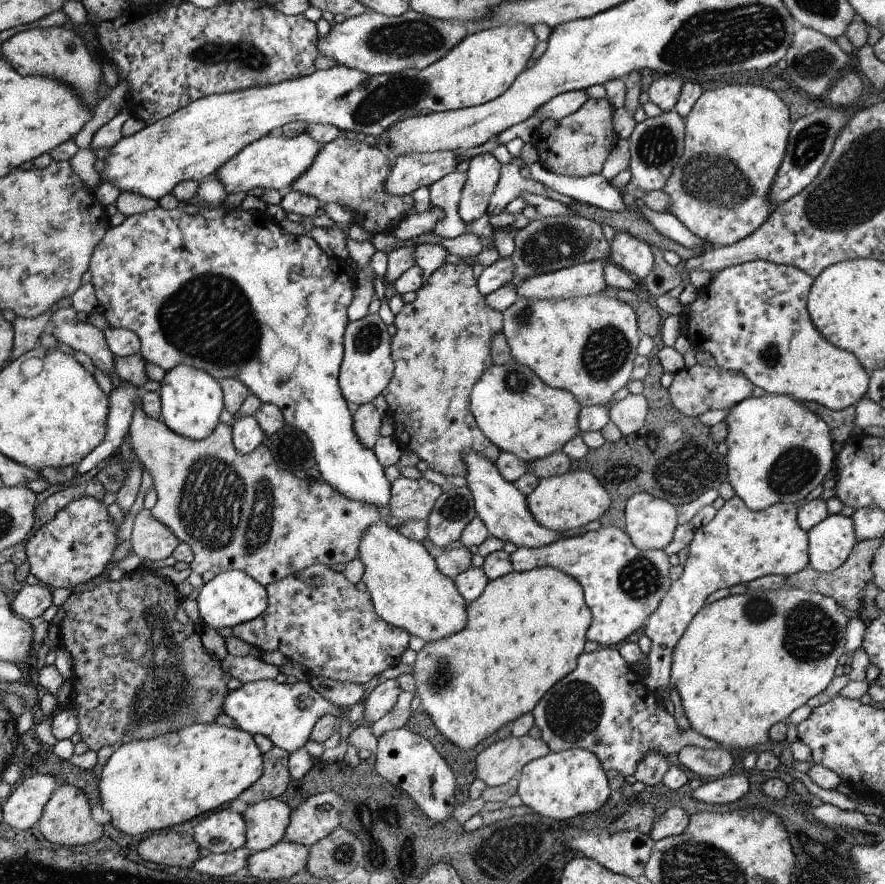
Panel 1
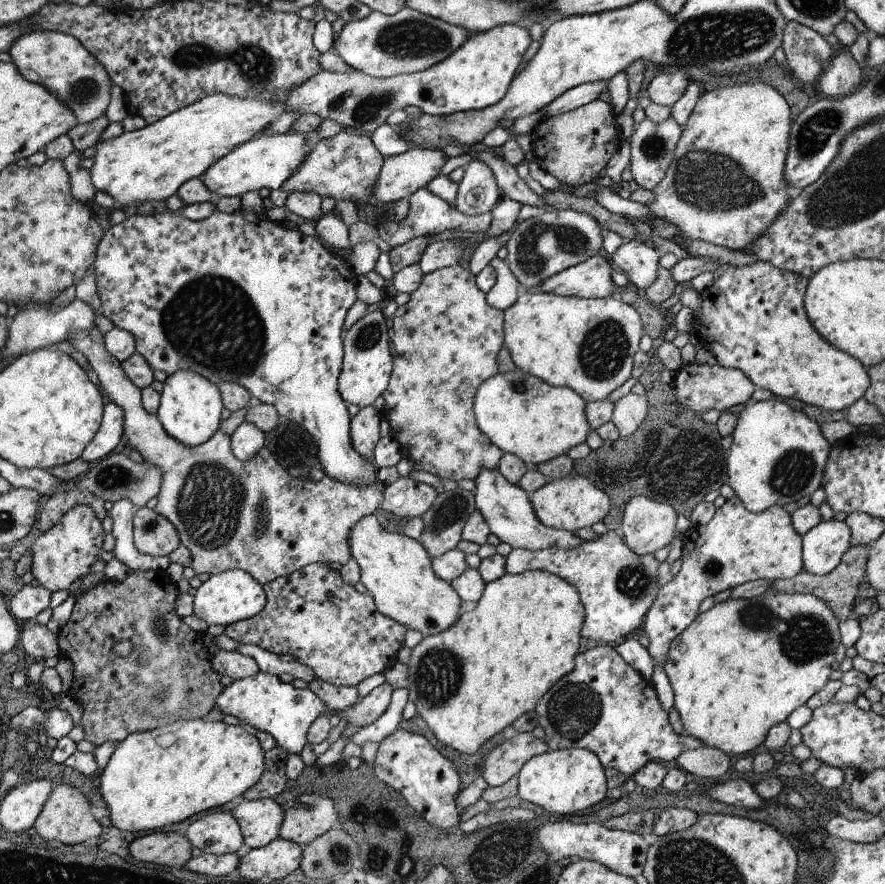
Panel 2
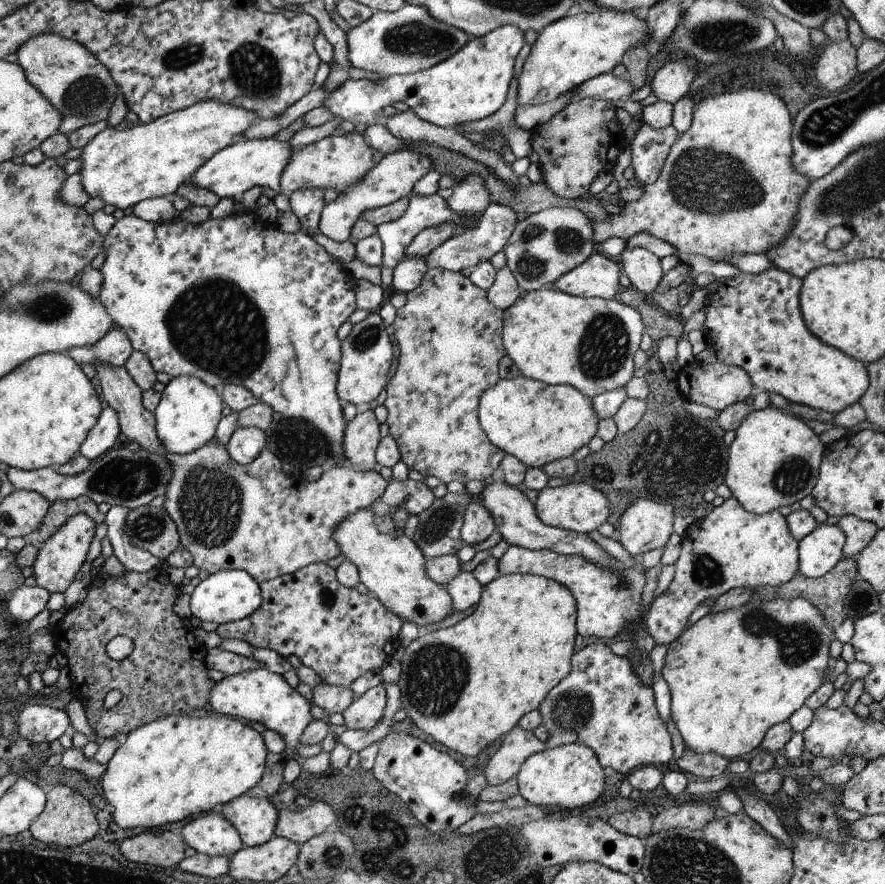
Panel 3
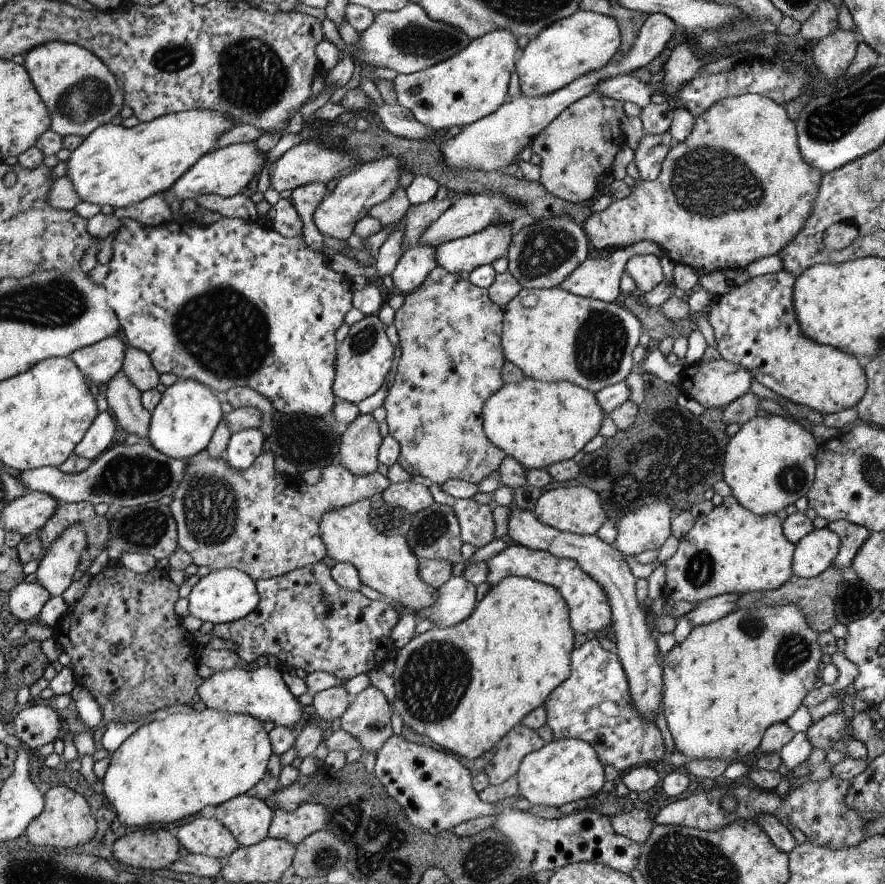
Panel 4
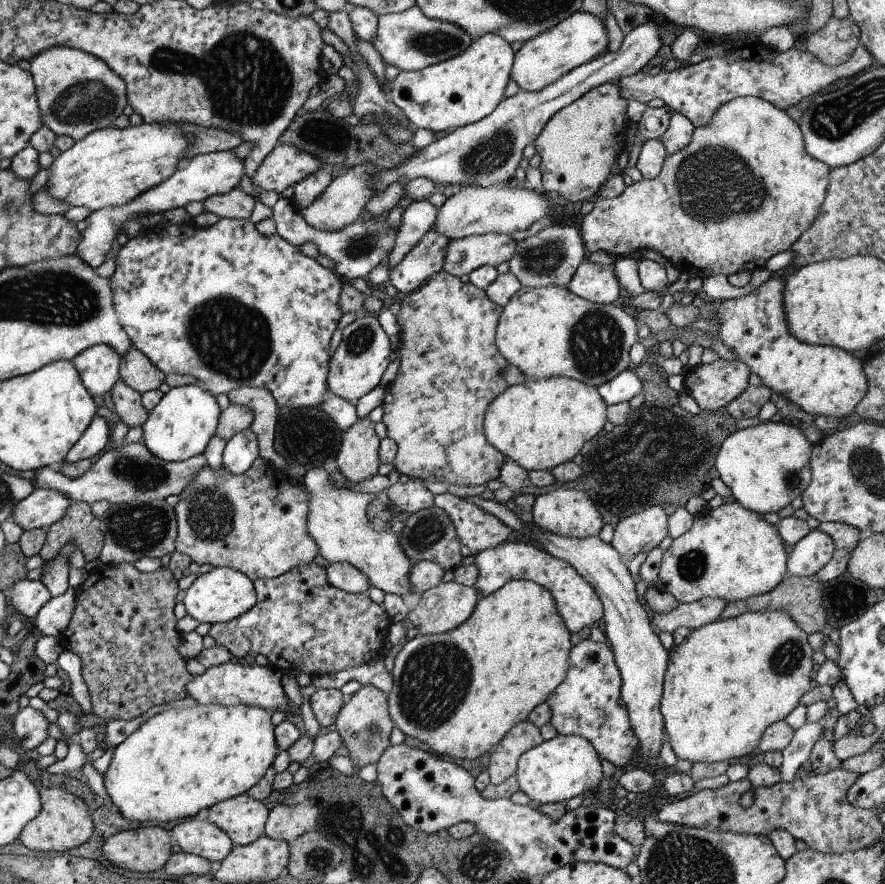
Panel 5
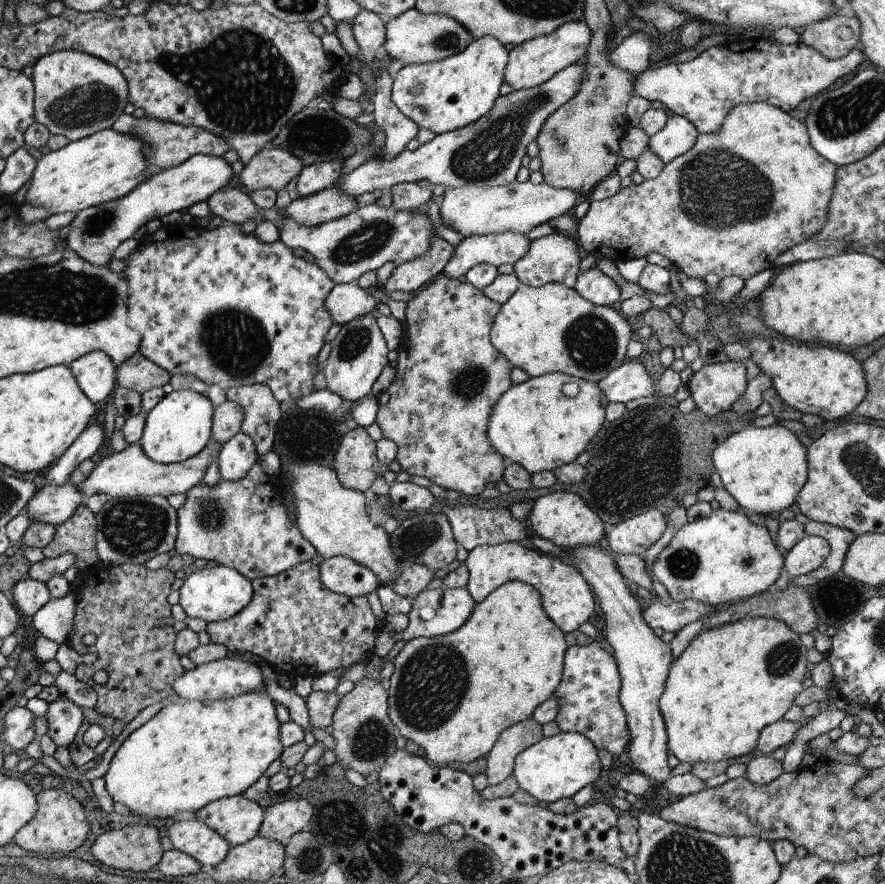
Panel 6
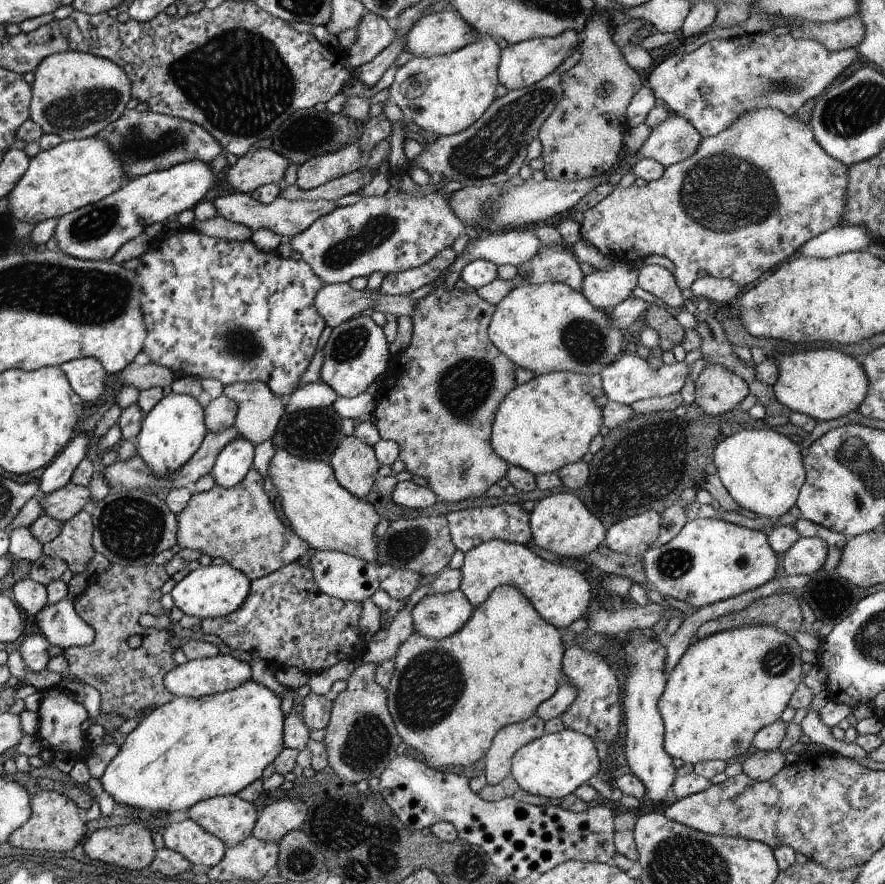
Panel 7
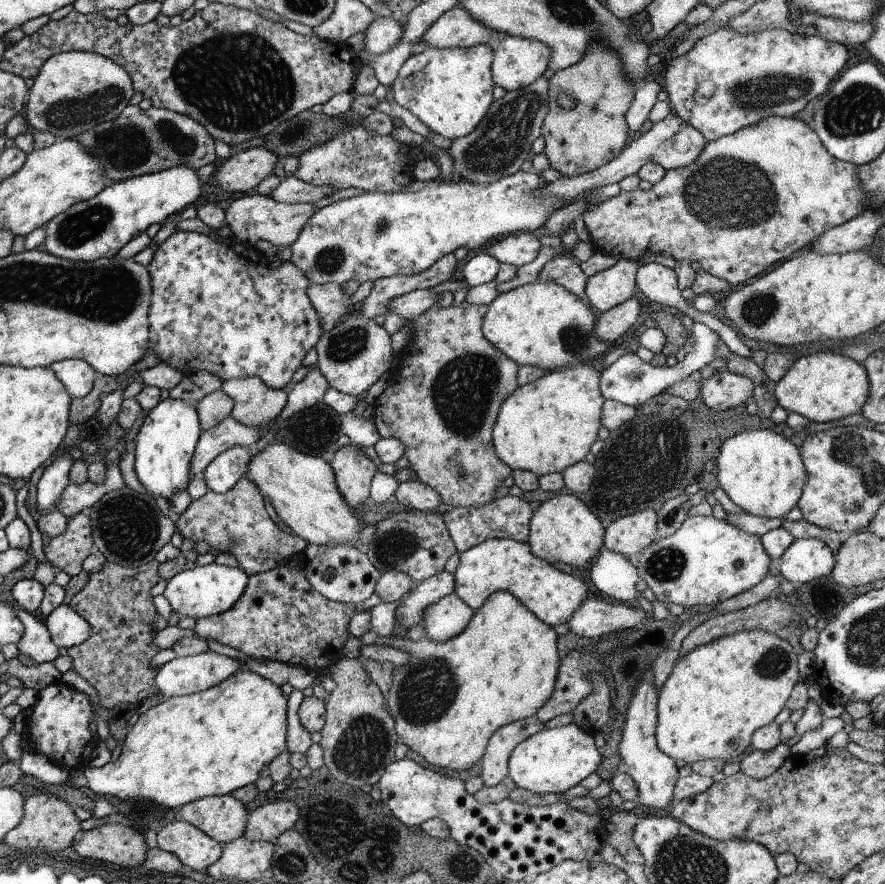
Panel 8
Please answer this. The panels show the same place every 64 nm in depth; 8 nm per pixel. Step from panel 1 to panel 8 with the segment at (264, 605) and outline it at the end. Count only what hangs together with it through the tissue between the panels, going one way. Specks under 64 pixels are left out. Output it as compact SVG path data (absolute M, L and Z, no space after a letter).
M210 563L176 574L165 584L166 590L161 594L163 606L178 616L201 618L222 615L243 598L244 591L250 584L250 577L244 569Z

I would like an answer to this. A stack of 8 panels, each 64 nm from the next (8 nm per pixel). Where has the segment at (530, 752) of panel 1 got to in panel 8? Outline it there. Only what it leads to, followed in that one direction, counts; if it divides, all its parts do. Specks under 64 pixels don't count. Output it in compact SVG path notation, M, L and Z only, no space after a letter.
M537 715L511 722L499 728L488 741L482 757L481 778L485 786L493 787L508 779L508 761L512 750L542 730L544 724Z

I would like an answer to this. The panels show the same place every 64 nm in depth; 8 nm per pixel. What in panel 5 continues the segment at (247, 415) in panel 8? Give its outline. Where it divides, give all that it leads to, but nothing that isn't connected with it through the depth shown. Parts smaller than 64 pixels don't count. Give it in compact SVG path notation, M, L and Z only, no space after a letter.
M240 387L227 393L229 402L247 406L254 414L252 432L258 438L259 456L271 461L272 468L286 474L286 460L274 450L275 426L278 424L280 408L266 388Z

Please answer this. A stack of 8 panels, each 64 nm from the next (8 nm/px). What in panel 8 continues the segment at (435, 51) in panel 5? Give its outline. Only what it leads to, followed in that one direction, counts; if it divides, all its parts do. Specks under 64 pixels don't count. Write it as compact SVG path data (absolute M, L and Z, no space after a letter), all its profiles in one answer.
M455 6L434 20L428 30L424 29L420 42L439 49L470 48L488 42L494 32L480 24L470 12Z

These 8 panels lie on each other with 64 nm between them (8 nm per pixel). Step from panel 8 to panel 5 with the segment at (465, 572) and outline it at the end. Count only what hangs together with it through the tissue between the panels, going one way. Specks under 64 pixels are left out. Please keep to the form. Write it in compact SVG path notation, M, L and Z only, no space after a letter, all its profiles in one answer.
M511 539L500 543L497 547L477 552L474 556L474 564L478 568L478 580L474 587L478 588L480 596L485 597L496 592L508 580L526 579L552 592L552 598L556 600L556 608L570 633L598 625L599 623L596 622L604 618L604 608L592 584L584 580L584 576L580 576L579 572L575 572L575 568L570 563L548 554L529 540Z

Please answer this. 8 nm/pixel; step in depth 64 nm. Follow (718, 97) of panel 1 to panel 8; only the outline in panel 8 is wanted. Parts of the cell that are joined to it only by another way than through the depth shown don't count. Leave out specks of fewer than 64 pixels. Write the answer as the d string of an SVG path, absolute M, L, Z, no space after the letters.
M768 116L768 118L760 120L758 124L740 128L738 132L720 136L718 140L706 142L704 150L700 152L700 156L692 164L688 164L684 168L672 168L672 170L666 171L664 178L652 184L648 190L640 188L634 191L620 190L614 198L610 198L610 200L602 202L600 206L586 211L583 214L583 220L594 248L602 254L613 256L617 261L620 259L636 261L649 253L663 254L667 258L672 258L676 262L674 272L676 272L677 283L683 291L691 288L694 282L694 271L697 267L706 270L706 272L711 272L716 278L724 279L728 284L734 286L742 285L756 276L759 277L779 263L808 248L816 238L820 238L827 230L836 228L836 226L840 226L862 214L864 208L866 208L866 202L868 202L868 194L864 192L864 188L860 184L855 164L842 162L834 158L824 148L814 129L808 127L804 121L793 117Z

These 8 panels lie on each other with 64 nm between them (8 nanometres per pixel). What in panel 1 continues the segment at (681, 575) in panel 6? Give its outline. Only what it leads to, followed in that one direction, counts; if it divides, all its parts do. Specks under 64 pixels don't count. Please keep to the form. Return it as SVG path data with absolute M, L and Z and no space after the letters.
M734 495L717 510L711 522L694 529L694 538L689 544L690 554L682 568L684 573L672 581L668 594L646 620L644 632L652 646L647 656L650 674L642 681L650 692L670 685L674 648L692 618L716 590L742 582L748 584L774 574L789 577L810 565L808 531L798 524L798 509L794 503L778 503L764 510L752 511L738 495Z

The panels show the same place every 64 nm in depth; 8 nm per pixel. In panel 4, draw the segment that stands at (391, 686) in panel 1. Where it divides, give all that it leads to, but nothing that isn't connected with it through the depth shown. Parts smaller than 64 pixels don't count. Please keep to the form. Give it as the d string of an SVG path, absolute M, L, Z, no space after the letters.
M370 685L351 698L351 703L346 712L340 717L340 728L360 740L362 752L366 752L366 750L372 752L374 750L374 752L378 753L382 744L393 734L390 723L392 714L393 711L390 708L390 704L388 704L388 700L386 700L386 695Z

